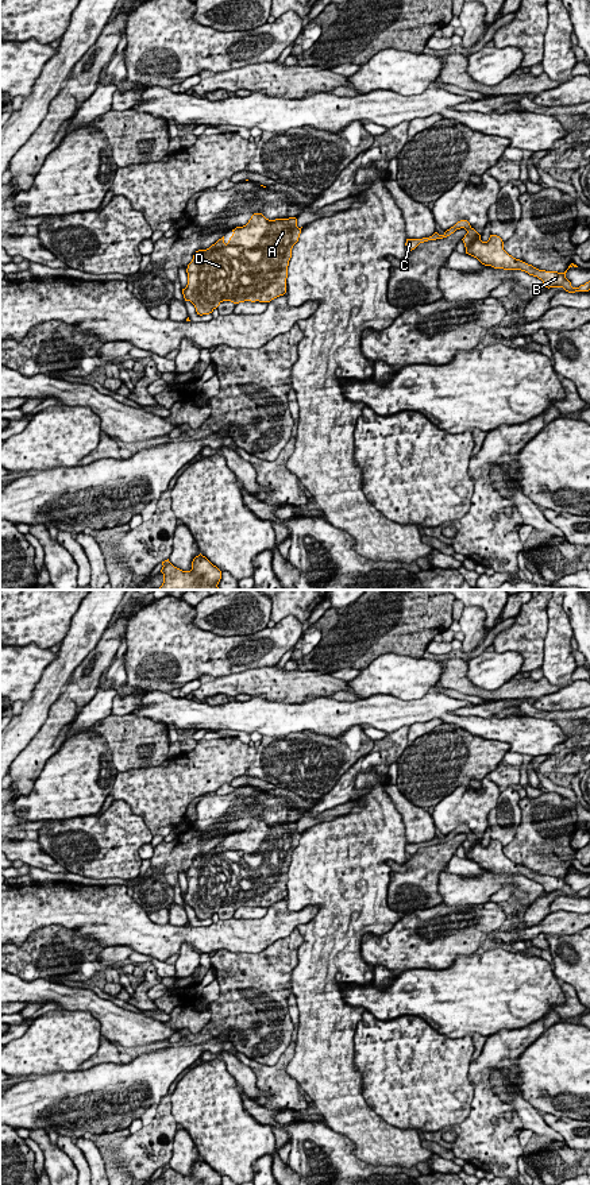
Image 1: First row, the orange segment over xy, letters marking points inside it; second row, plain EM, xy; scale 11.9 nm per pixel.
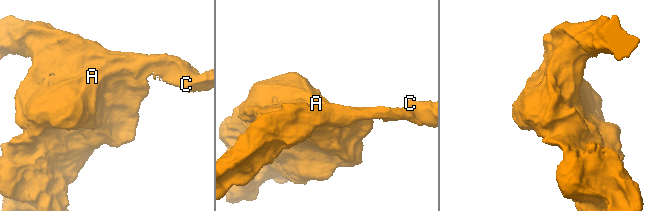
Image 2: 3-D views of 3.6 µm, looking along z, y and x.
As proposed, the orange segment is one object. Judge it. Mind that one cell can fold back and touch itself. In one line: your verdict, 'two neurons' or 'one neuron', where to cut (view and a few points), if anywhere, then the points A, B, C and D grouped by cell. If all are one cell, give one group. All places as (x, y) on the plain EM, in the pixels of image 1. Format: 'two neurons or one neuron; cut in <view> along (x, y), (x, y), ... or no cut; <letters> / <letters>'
one neuron; no cut; A B C D

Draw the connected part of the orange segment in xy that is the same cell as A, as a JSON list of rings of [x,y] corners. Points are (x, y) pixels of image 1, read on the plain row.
[[[254,818],[246,830],[236,831],[232,837],[227,849],[223,841],[209,853],[196,856],[188,869],[188,889],[182,893],[182,899],[200,920],[212,918],[223,906],[270,907],[286,898],[292,853],[301,838],[297,823],[269,825],[262,818]]]

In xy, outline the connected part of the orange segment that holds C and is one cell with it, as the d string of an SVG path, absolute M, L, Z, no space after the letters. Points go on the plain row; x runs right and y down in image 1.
M467 825L458 826L454 831L447 834L443 839L435 837L429 842L423 844L406 844L406 856L414 854L420 848L428 845L443 844L454 838L456 834L464 833L467 838L462 844L466 852L466 858L477 862L482 869L491 871L494 873L504 873L504 875L521 875L528 877L529 880L537 881L543 885L545 892L563 892L568 898L575 896L589 896L590 895L590 885L579 892L572 892L571 887L566 883L566 877L558 876L545 876L533 872L520 864L513 862L504 854L504 846L497 839L490 839L487 846L481 845L481 839L470 830Z

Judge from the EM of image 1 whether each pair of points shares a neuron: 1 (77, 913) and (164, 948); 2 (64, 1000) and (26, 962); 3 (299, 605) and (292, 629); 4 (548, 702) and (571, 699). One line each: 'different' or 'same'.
1: same
2: different
3: different
4: same

